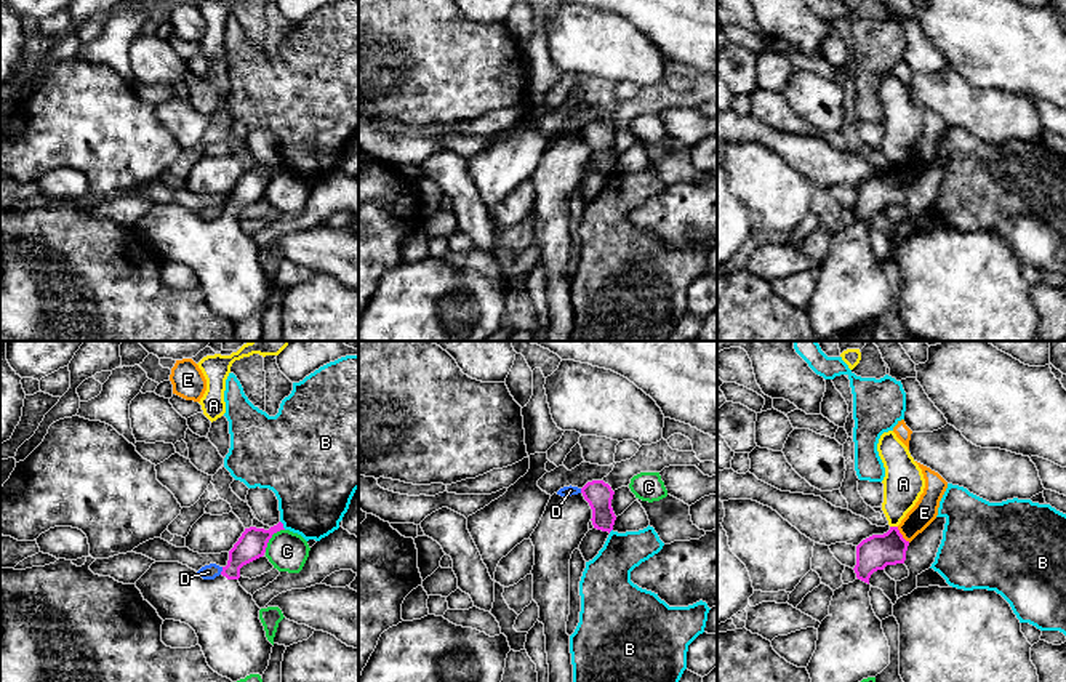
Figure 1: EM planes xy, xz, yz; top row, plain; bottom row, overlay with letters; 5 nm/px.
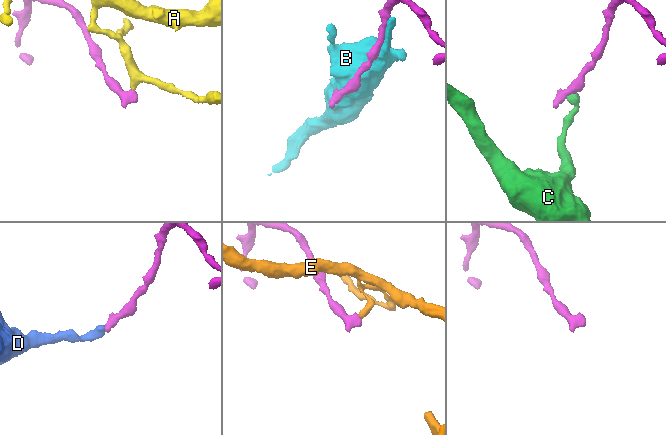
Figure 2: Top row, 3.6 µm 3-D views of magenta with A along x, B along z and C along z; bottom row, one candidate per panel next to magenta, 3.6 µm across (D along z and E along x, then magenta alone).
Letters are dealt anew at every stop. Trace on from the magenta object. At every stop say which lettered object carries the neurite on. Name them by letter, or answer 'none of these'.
none of these

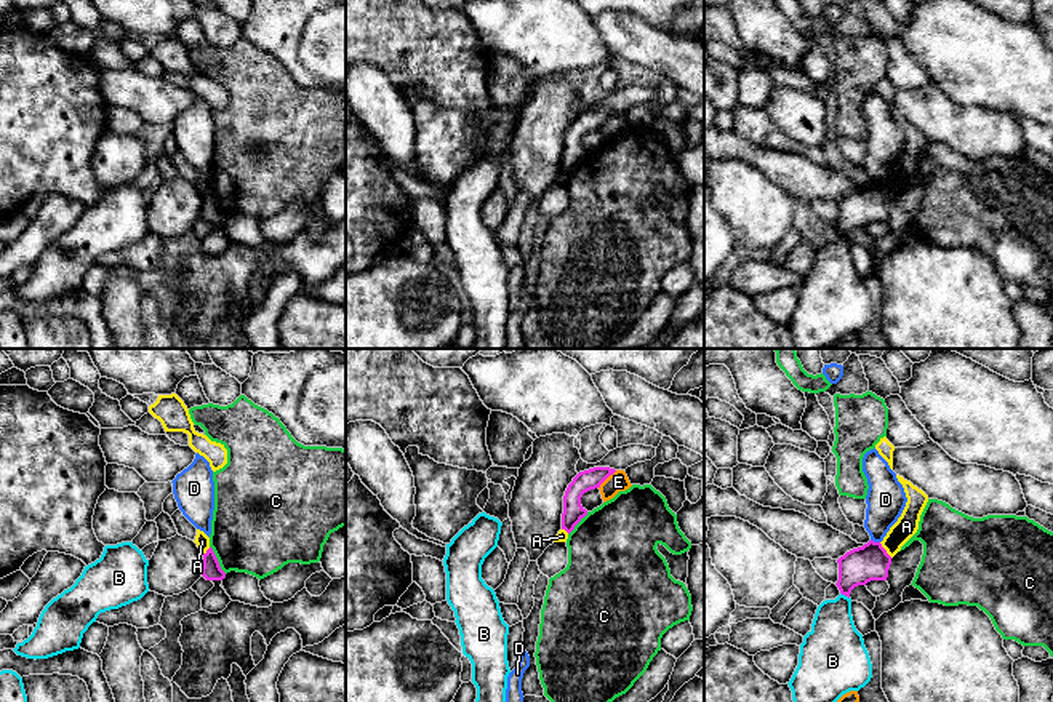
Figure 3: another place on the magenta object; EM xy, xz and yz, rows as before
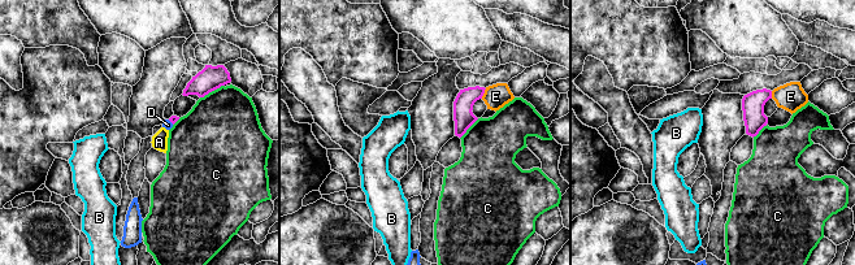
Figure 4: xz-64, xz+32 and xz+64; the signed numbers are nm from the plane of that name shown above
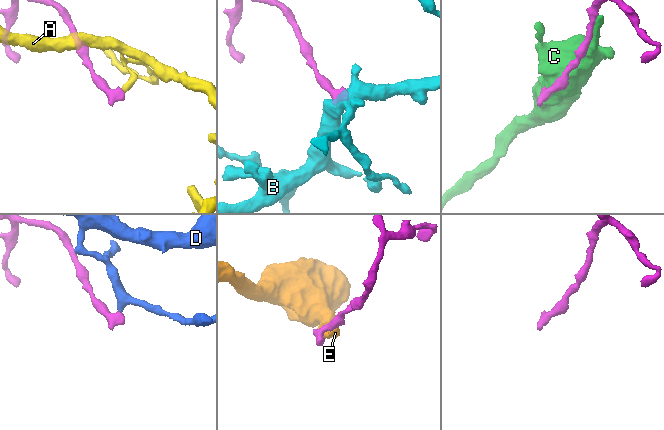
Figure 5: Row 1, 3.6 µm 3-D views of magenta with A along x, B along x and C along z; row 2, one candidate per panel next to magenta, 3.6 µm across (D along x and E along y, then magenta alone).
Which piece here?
B

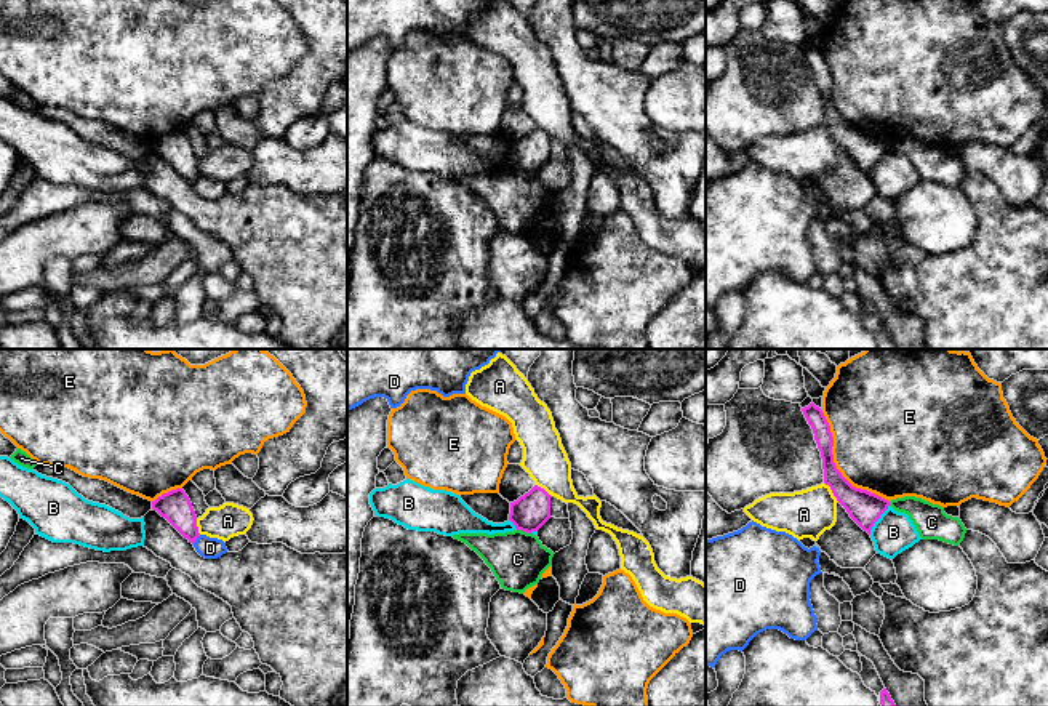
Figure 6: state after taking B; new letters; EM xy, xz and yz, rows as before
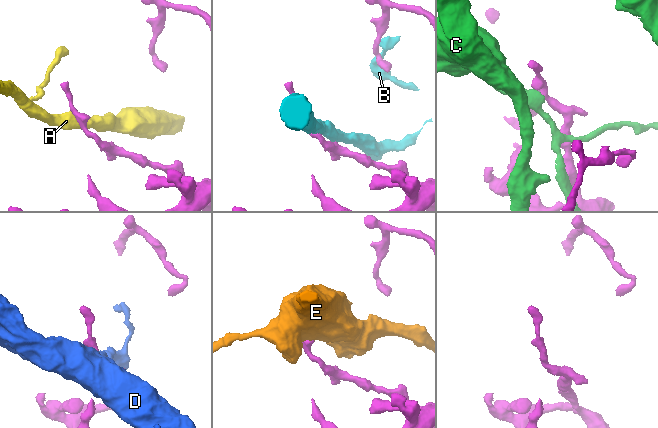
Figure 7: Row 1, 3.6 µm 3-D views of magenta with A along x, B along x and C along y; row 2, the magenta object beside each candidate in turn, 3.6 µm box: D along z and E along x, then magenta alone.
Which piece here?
none of these

